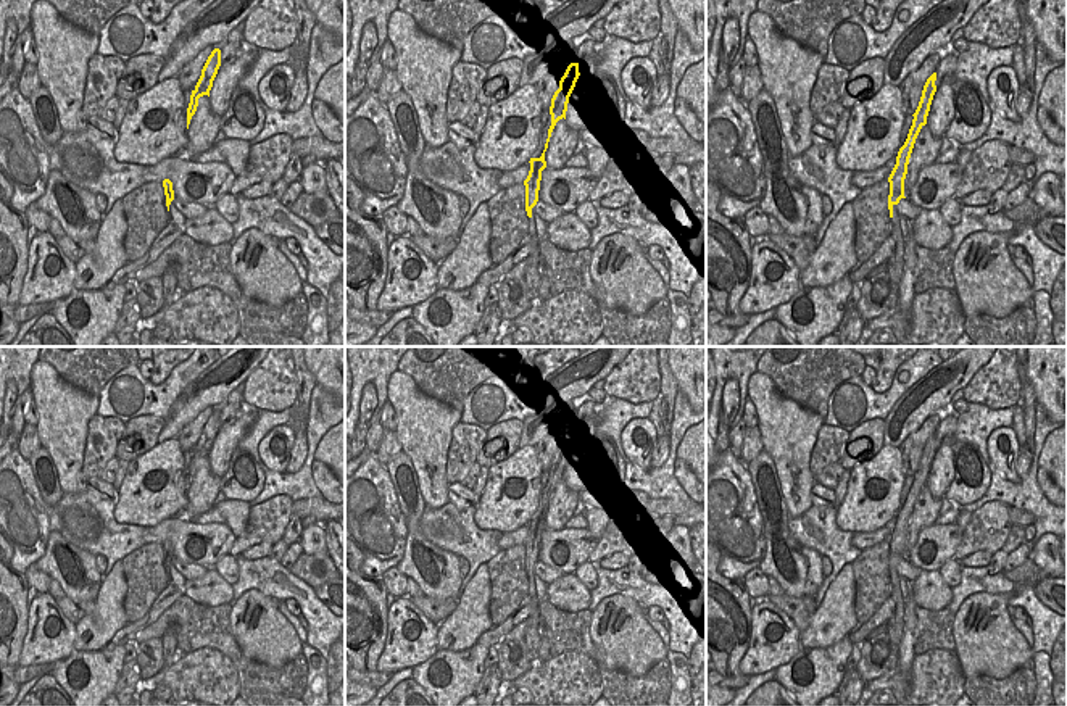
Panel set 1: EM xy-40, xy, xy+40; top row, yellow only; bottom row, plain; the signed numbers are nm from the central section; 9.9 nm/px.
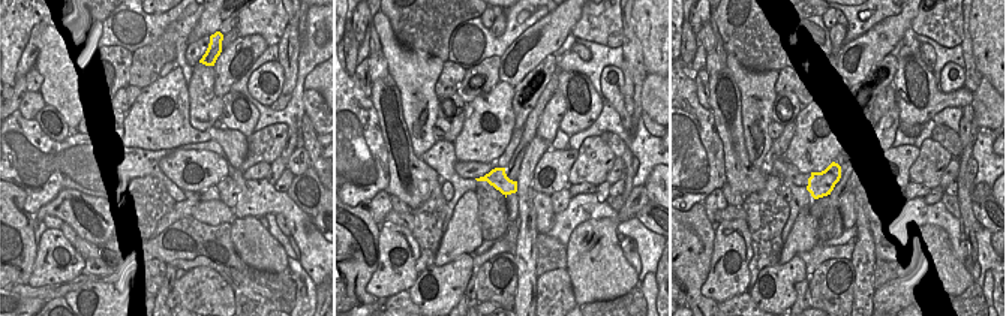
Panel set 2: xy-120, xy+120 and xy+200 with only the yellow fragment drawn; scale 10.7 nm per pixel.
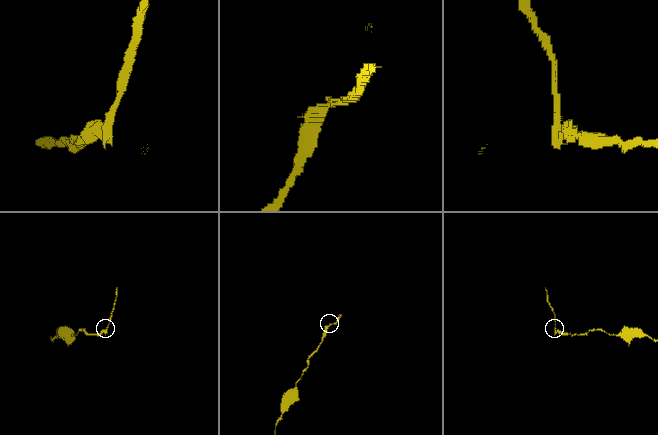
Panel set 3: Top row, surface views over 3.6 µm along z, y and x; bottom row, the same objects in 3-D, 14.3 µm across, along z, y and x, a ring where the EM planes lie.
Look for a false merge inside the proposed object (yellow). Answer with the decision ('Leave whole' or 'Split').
Split.

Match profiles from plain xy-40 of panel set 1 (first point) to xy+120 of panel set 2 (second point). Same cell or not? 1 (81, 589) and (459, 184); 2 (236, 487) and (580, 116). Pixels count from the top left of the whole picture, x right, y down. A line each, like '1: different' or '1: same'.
1: different
2: same

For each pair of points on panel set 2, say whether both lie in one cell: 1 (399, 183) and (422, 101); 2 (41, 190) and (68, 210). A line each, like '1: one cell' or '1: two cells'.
1: two cells
2: two cells

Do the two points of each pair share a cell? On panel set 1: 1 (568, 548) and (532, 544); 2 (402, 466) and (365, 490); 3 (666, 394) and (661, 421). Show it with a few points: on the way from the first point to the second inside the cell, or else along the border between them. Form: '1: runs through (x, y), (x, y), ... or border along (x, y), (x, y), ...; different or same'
1: border along (539, 542), (539, 558), (563, 573); different
2: border along (402, 450), (387, 463), (387, 473), (400, 510); different
3: runs through (664, 400), (661, 415); same

